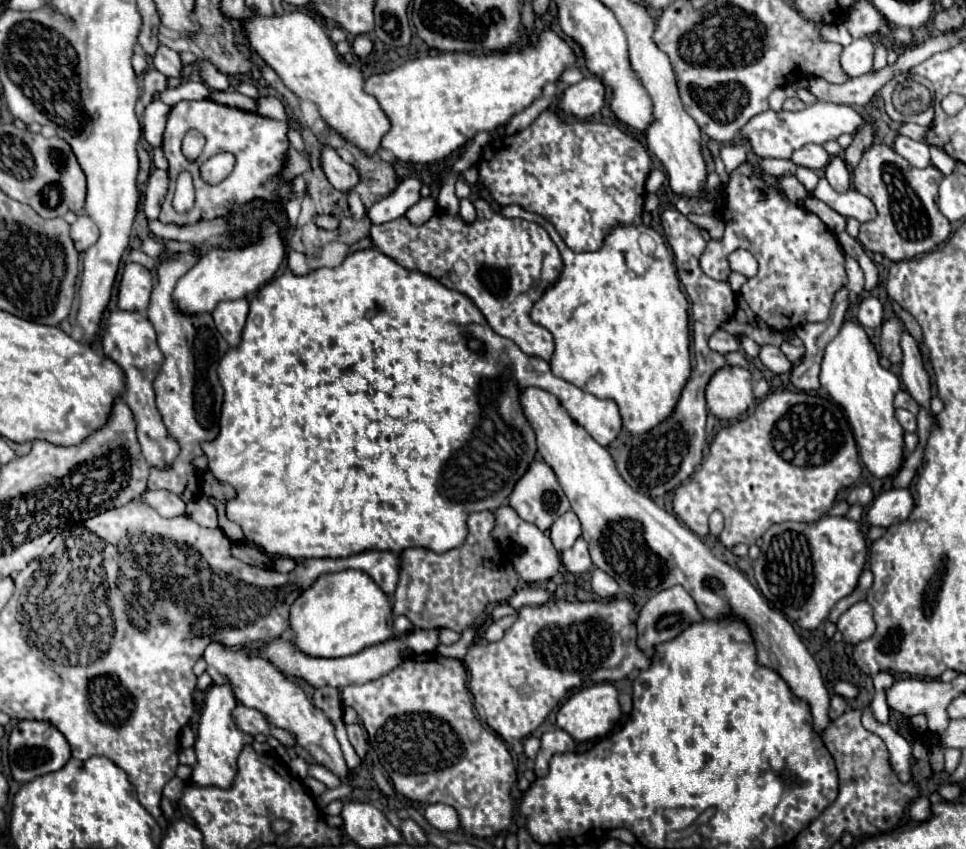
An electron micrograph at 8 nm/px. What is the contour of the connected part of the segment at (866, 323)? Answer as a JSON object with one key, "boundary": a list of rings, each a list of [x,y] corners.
{"boundary":[[[865,297],[859,305],[857,323],[865,329],[877,329],[883,325],[883,305],[877,297]]]}

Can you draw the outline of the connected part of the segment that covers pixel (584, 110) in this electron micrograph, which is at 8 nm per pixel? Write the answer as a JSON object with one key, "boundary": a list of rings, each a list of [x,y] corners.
{"boundary":[[[585,77],[563,91],[559,107],[577,119],[587,119],[605,105],[605,85],[597,77]]]}

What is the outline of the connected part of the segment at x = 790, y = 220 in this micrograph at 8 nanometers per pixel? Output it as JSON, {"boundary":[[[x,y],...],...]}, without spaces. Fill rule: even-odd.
{"boundary":[[[745,161],[729,175],[729,181],[723,183],[723,193],[727,201],[723,213],[725,233],[721,239],[711,239],[707,243],[703,255],[699,257],[701,269],[715,281],[729,281],[731,269],[727,257],[731,255],[731,251],[743,247],[751,251],[759,263],[759,273],[741,287],[741,295],[745,297],[747,305],[757,317],[761,317],[775,331],[787,331],[807,323],[825,321],[829,317],[833,295],[847,283],[847,275],[843,267],[845,255],[841,251],[841,245],[835,233],[815,213],[807,211],[799,203],[791,203],[791,199],[785,195],[783,189],[769,185],[761,175],[765,175],[765,171],[757,163]]]}

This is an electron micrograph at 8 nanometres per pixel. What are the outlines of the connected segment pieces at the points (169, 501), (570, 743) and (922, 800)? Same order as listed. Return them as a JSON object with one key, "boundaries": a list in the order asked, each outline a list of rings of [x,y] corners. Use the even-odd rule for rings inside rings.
{"boundaries":[[[[147,489],[137,499],[151,505],[161,517],[185,515],[185,503],[177,495],[173,495],[171,491],[149,491]]],[[[553,729],[553,731],[543,733],[541,749],[539,749],[537,759],[535,759],[535,775],[543,777],[547,773],[549,759],[555,753],[565,753],[565,751],[575,751],[575,741],[573,741],[573,737],[567,731]]],[[[919,797],[911,807],[909,807],[909,817],[913,821],[925,821],[929,817],[929,799],[927,797]]]]}

